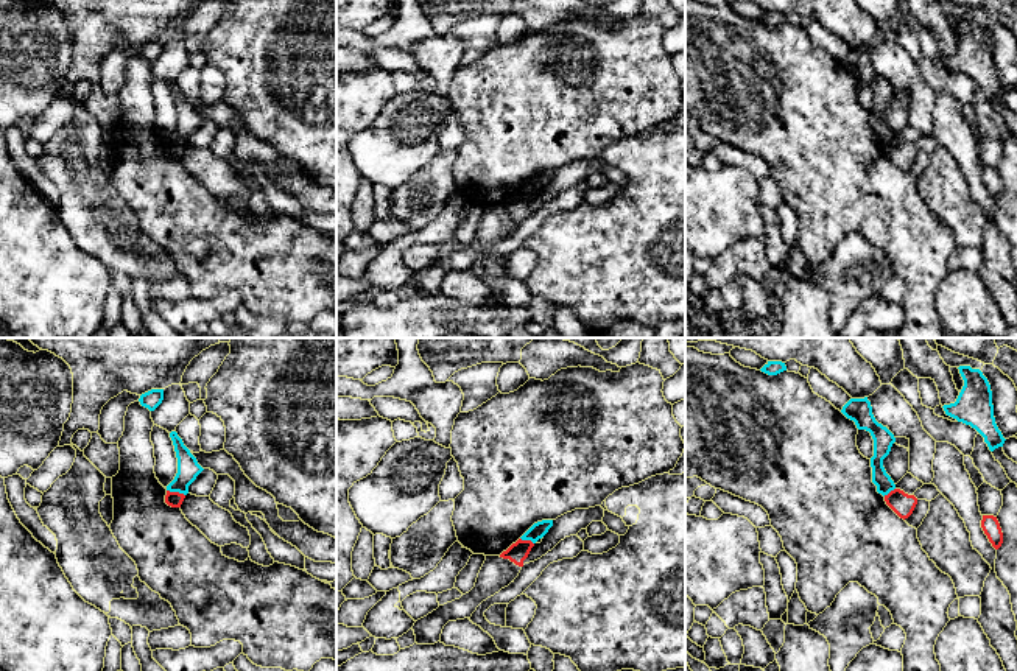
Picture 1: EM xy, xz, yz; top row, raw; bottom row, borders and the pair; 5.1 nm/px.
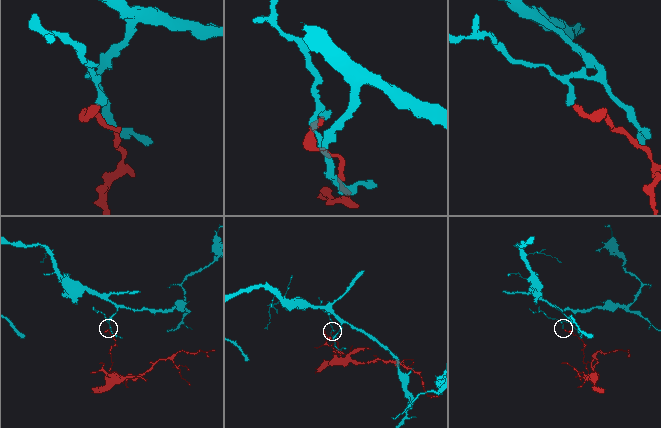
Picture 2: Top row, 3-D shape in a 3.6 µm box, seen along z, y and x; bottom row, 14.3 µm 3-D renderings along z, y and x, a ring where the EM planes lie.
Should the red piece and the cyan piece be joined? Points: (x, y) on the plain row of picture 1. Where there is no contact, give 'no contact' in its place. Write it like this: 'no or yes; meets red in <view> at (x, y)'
no; meets red in xy at (176, 144)

